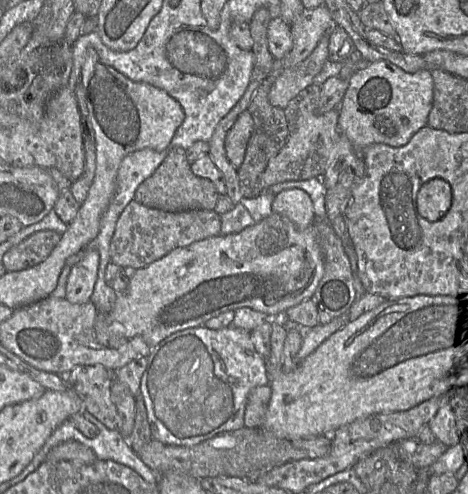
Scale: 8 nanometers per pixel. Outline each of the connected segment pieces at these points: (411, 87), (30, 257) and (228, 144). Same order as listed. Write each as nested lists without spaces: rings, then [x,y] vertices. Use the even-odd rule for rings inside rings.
[[[375,61],[355,71],[339,105],[338,127],[355,147],[373,143],[401,147],[426,126],[433,104],[433,77],[428,68],[409,73],[389,61]]]
[[[53,230],[33,233],[7,251],[1,263],[5,266],[7,272],[34,267],[48,258],[61,237],[62,234]]]
[[[246,110],[242,112],[225,138],[226,156],[235,169],[238,169],[245,157],[247,143],[253,131],[253,119]]]

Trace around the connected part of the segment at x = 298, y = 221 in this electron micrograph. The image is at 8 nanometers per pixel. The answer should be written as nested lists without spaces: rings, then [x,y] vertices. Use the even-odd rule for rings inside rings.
[[[284,189],[275,194],[272,210],[290,219],[298,228],[312,225],[316,219],[313,202],[302,189]]]

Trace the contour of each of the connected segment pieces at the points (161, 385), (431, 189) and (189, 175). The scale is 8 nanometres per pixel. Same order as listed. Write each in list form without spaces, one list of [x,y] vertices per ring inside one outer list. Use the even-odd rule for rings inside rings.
[[[201,325],[173,333],[151,347],[140,389],[152,438],[168,445],[194,446],[218,433],[244,427],[250,391],[267,384],[266,359],[256,351],[251,331],[233,326],[216,330]]]
[[[433,178],[422,184],[417,193],[417,209],[420,215],[429,221],[442,218],[452,204],[450,184],[441,179]]]
[[[181,147],[169,151],[156,170],[146,178],[135,191],[133,200],[150,208],[168,212],[187,210],[214,210],[220,194],[207,178],[195,175]]]

